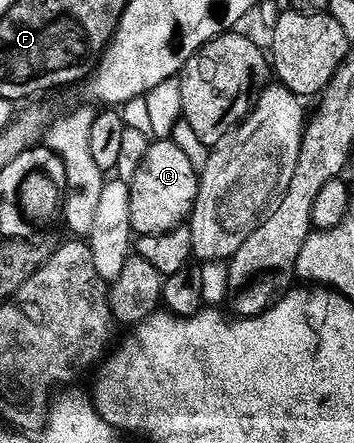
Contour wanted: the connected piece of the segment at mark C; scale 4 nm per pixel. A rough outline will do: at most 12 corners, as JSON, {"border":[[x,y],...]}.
{"border":[[169,137],[128,179],[137,235],[188,220],[198,168]]}

